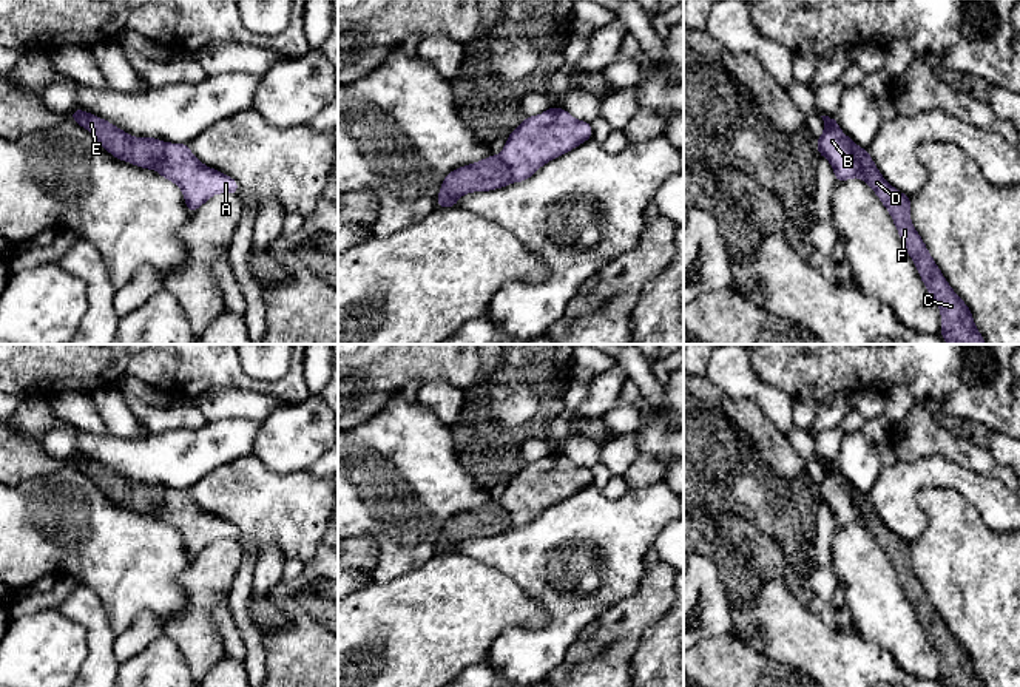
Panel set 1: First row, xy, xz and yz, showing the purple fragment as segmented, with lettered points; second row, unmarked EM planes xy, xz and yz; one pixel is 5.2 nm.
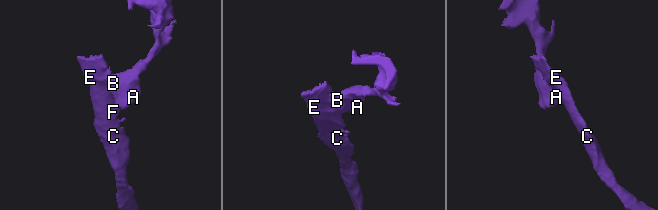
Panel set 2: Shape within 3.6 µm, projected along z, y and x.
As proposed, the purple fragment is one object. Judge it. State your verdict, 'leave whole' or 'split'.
split

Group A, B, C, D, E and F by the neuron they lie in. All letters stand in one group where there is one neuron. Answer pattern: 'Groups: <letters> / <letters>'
Groups: A B / C D E F

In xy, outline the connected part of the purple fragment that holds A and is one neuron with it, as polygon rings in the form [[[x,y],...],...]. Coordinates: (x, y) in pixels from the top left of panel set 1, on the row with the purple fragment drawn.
[[[167,142],[157,171],[179,185],[187,208],[193,213],[213,195],[238,195],[239,184],[219,170],[208,168],[188,148],[188,144]]]

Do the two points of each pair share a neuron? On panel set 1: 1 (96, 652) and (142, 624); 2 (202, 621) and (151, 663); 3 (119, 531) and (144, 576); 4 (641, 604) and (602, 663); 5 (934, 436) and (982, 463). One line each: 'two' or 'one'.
1: two
2: two
3: one
4: one
5: one

